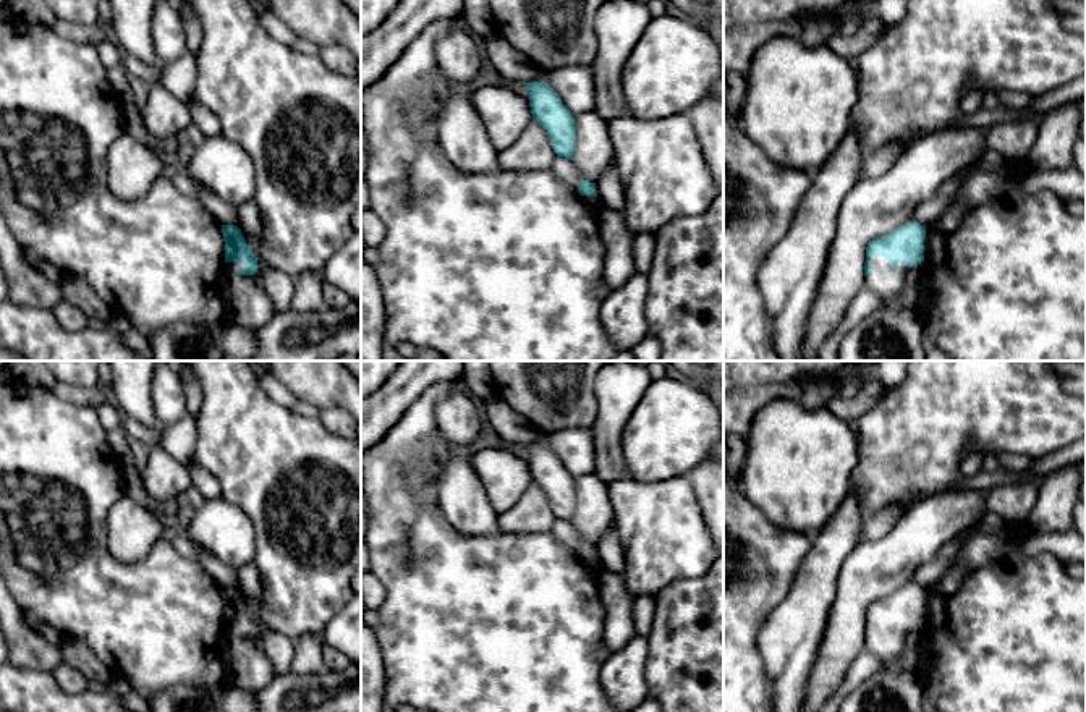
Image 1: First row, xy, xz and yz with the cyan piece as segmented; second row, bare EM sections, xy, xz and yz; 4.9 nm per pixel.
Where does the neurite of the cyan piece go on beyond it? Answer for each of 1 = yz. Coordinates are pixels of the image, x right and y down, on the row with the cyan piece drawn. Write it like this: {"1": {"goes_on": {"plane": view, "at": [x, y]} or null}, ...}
{"1": {"goes_on": {"plane": "yz", "at": [890, 287]}}}

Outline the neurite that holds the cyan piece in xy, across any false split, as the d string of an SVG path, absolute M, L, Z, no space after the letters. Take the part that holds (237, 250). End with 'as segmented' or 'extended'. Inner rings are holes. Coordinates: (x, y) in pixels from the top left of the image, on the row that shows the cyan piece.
M191 0L199 18L202 40L197 50L194 95L218 118L222 136L241 146L256 168L261 256L251 252L241 230L222 225L228 275L251 277L261 283L261 269L275 269L296 278L308 270L322 270L351 236L351 217L361 204L361 84L330 71L319 53L301 53L275 40L259 23L248 0Z; extended

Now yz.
M911 222L869 241L864 285L880 296L880 307L900 309L906 304L910 288L905 277L910 270L923 270L926 228Z; extended

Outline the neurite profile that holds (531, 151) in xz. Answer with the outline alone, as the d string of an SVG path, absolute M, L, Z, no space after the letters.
M531 120L520 138L497 155L502 170L545 170L552 168L555 159L549 134L536 120Z

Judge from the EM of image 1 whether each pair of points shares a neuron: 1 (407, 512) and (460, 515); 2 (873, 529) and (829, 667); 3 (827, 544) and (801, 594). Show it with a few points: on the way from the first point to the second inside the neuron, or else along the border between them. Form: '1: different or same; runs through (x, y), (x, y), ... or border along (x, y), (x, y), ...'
1: different; border along (439, 476), (439, 507), (444, 517), (473, 536)
2: different; border along (900, 517), (881, 536), (860, 542)
3: same; runs through (826, 557), (814, 581)

